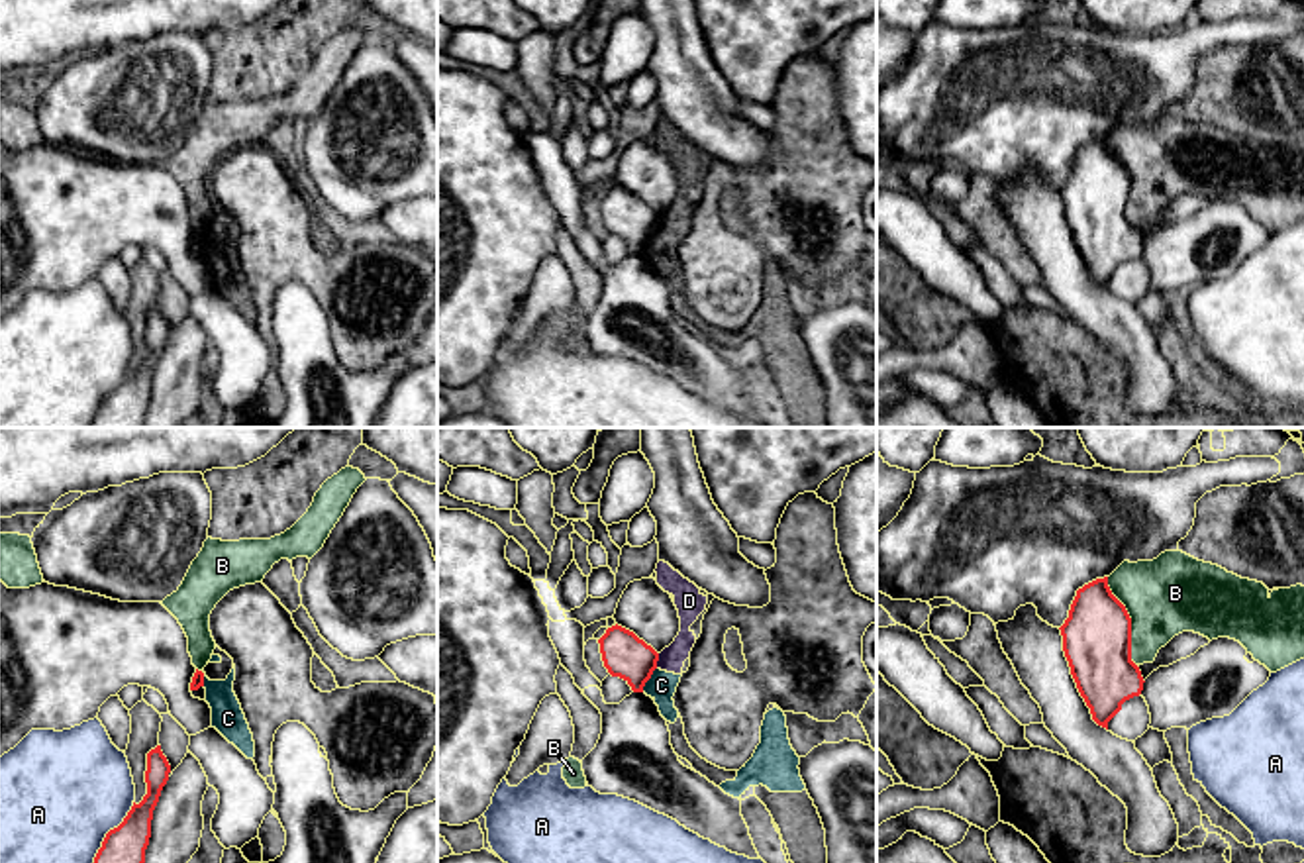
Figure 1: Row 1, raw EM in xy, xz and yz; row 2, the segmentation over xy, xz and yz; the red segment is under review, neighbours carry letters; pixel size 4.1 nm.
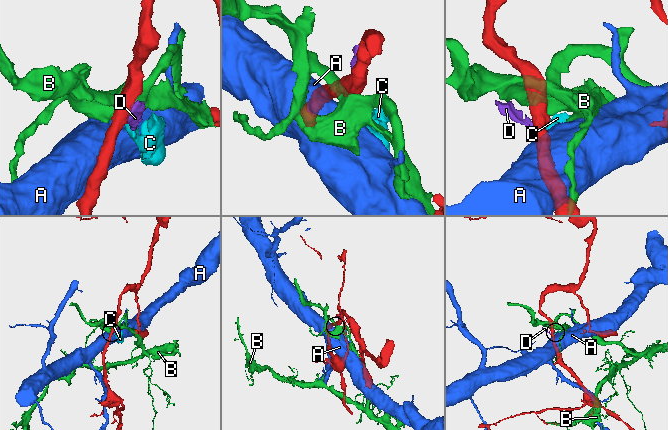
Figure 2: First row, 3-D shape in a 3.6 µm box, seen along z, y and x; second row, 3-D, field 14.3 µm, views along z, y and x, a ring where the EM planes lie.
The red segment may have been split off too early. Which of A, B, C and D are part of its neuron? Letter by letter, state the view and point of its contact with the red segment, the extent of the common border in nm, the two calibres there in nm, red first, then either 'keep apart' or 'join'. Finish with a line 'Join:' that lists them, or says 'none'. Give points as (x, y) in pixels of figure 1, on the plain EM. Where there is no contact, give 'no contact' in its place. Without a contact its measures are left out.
A: contact xy (106, 395); length 320 nm; calibres 200 and 500 nm; keep apart
B: contact yz (1130, 183); length 380 nm; calibres 280 and 320 nm; keep apart
C: contact xz (650, 238); length 120 nm; calibres 180 and 120 nm; keep apart
D: contact xz (657, 220); length 70 nm; calibres 180 and 110 nm; keep apart
Join: none

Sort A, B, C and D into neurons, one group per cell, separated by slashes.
A / B / C D

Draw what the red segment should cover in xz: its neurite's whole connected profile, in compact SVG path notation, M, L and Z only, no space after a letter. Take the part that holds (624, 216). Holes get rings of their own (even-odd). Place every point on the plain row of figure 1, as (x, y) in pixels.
M618 184L608 188L598 204L608 233L624 239L633 253L643 253L645 243L657 229L659 214Z

